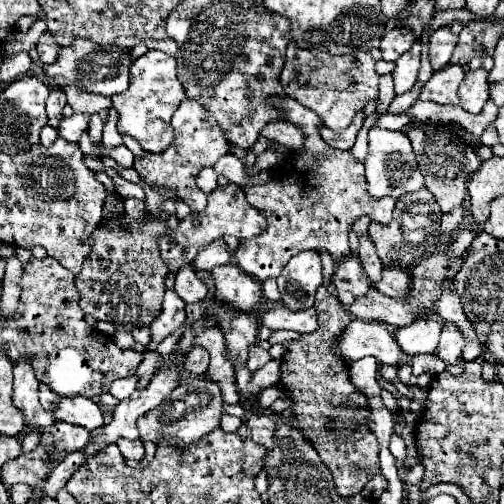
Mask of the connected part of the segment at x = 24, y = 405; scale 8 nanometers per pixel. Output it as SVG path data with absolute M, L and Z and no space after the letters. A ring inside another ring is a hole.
M27 358L13 366L13 376L13 404L23 412L25 426L39 430L49 428L55 422L55 418L47 410L43 410L39 402L39 380L35 378Z

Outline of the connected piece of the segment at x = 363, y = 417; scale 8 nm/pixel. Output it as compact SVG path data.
M325 286L317 290L313 308L317 310L319 328L311 334L301 334L297 340L283 342L285 354L281 358L281 390L285 392L285 398L291 400L299 430L307 436L319 458L331 470L337 492L341 496L353 496L381 472L379 446L369 430L369 400L351 382L349 364L335 354L335 346L353 316Z

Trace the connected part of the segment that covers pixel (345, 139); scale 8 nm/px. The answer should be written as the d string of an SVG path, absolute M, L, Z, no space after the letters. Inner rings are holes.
M357 114L355 120L351 122L351 126L349 126L345 132L341 132L341 134L331 134L331 130L329 130L327 126L321 126L321 128L319 128L319 134L321 134L321 138L323 138L329 146L333 146L333 148L337 148L337 150L351 150L351 146L355 144L357 132L361 130L361 126L363 126L363 114Z

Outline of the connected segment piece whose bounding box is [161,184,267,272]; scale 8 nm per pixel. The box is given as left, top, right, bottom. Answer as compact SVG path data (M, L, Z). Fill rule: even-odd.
M229 184L225 188L217 186L217 190L213 190L209 194L209 204L207 204L205 212L189 214L185 220L179 222L177 230L169 230L169 234L165 234L165 238L161 238L161 254L163 254L165 262L169 262L169 268L173 272L177 272L181 266L193 262L195 256L199 254L199 250L209 246L213 240L217 240L225 234L245 240L245 238L253 238L253 236L261 234L265 228L267 228L265 214L261 210L249 206L241 186L237 186L237 184Z

